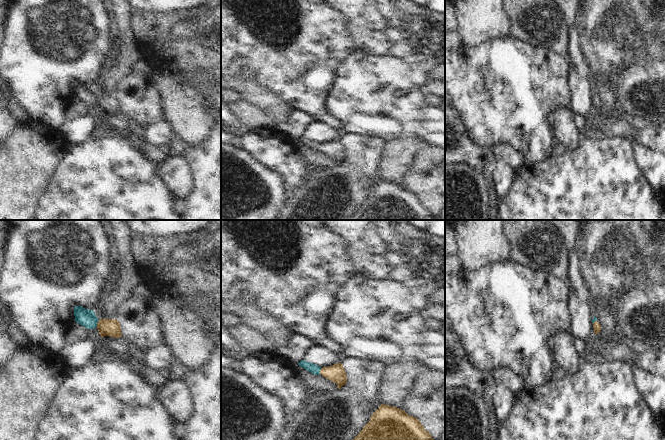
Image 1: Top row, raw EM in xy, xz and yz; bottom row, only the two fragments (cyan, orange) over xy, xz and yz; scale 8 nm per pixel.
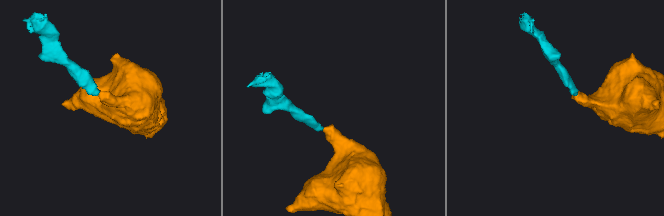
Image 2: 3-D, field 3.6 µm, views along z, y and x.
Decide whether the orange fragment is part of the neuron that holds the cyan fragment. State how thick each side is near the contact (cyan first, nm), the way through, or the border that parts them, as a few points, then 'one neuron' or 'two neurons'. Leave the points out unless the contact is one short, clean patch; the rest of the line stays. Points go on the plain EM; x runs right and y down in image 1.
140 nm thick on the cyan side, 140 nm on the other; runs through xy (85, 93), (90, 97), (97, 98), (107, 103); one neuron

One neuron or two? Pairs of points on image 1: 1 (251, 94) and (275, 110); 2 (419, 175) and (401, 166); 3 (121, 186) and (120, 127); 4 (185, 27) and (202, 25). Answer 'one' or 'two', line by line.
1: one
2: two
3: two
4: one

